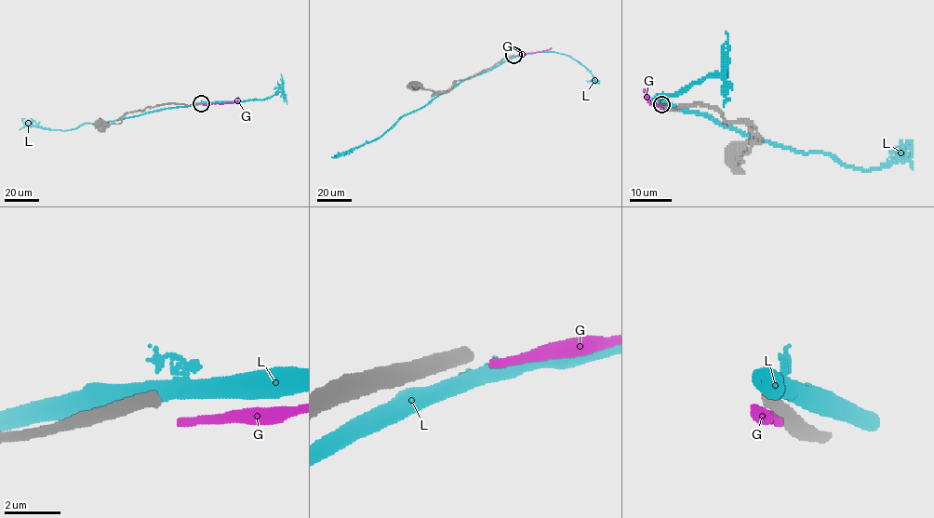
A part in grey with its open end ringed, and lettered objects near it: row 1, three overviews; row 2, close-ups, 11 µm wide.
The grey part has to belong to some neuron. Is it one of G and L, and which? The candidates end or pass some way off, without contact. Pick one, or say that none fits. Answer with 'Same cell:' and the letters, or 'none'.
Same cell: none

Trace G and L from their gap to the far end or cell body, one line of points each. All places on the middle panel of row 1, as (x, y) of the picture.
G: (514, 56), (551, 47)
L: (514, 56), (461, 80), (422, 107), (405, 114), (380, 136), (337, 155)

